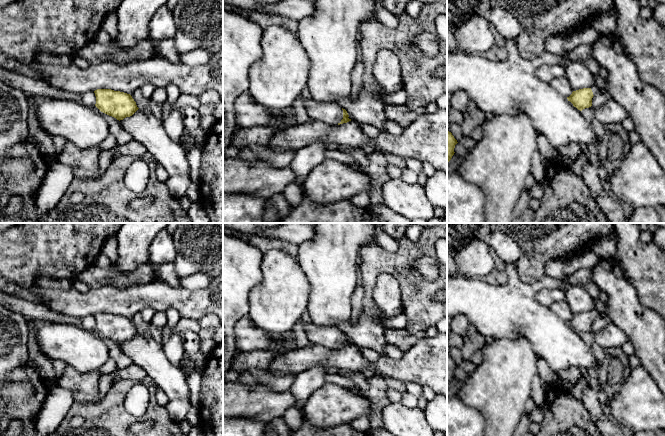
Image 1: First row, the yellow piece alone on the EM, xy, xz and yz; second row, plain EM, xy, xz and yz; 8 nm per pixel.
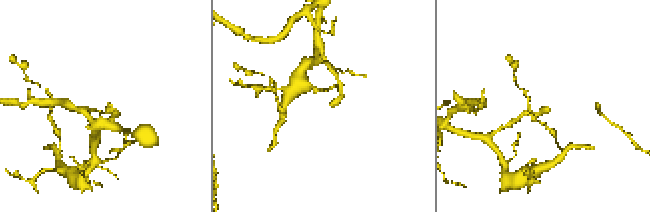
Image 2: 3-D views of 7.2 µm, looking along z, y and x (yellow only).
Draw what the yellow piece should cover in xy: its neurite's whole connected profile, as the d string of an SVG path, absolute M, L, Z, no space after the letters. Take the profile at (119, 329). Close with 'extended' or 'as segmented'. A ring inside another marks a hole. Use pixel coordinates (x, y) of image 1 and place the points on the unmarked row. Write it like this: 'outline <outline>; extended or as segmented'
outline M97 313L94 317L95 330L119 345L132 340L139 333L130 318L111 313Z; as segmented

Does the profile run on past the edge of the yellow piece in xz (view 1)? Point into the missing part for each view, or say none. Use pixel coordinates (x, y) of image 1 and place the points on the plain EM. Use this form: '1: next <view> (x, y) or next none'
1: next none

